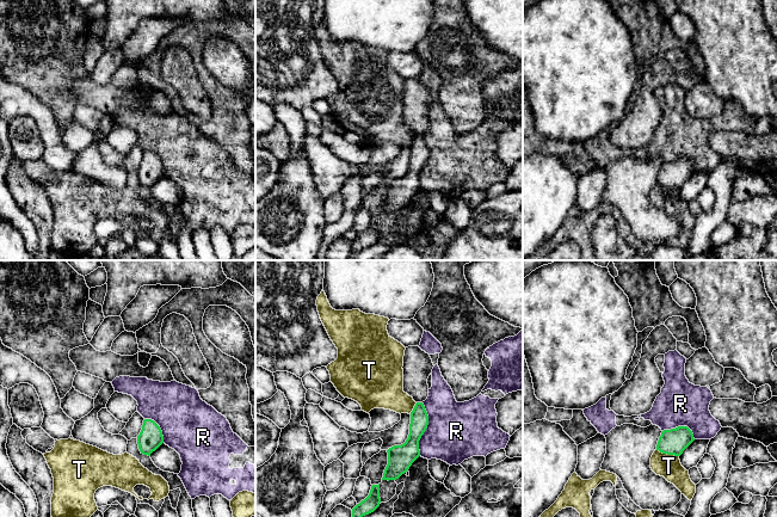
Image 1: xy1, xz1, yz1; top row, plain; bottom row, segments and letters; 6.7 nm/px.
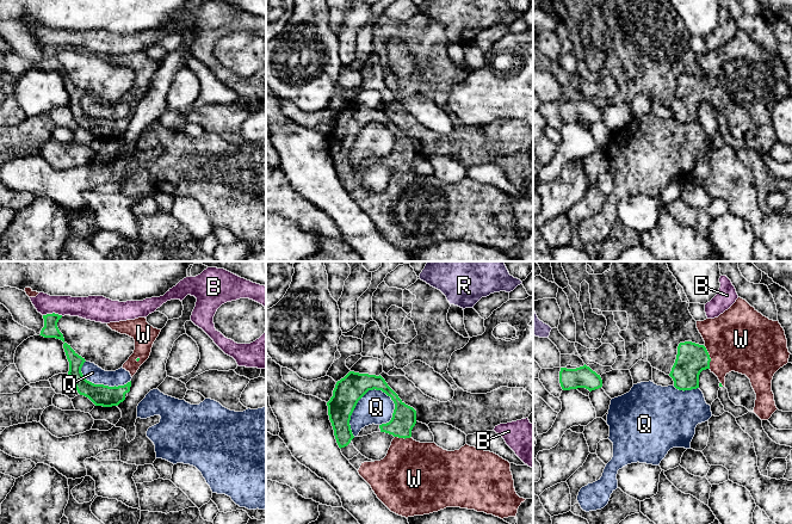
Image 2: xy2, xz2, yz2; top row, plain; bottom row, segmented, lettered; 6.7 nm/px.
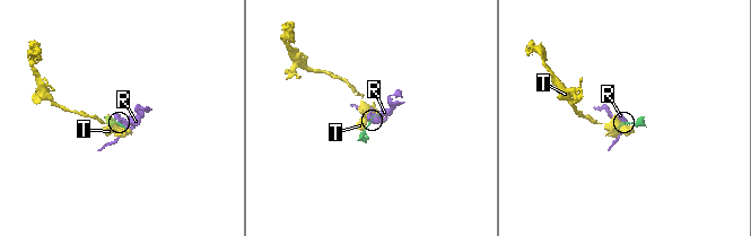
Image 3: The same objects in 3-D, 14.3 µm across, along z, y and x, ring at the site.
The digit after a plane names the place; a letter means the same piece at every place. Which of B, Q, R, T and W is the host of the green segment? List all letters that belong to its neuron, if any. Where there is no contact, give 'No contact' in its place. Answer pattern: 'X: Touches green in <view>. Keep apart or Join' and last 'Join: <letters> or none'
B: Touches green in xy2. Keep apart
Q: Touches green in xz2. Keep apart
R: Touches green in xz1. Keep apart
T: Touches green in yz1. Keep apart
W: Touches green in yz2. Join
Join: W

